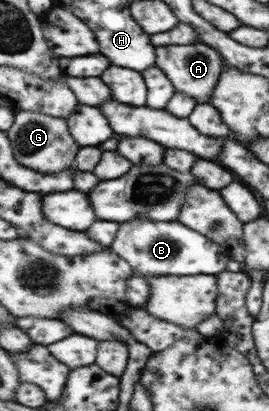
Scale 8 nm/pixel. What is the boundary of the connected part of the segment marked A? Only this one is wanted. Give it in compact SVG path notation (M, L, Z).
M201 42L188 45L165 45L156 48L155 52L157 54L156 65L165 72L176 92L184 92L199 104L210 101L225 67L224 59L213 46Z

